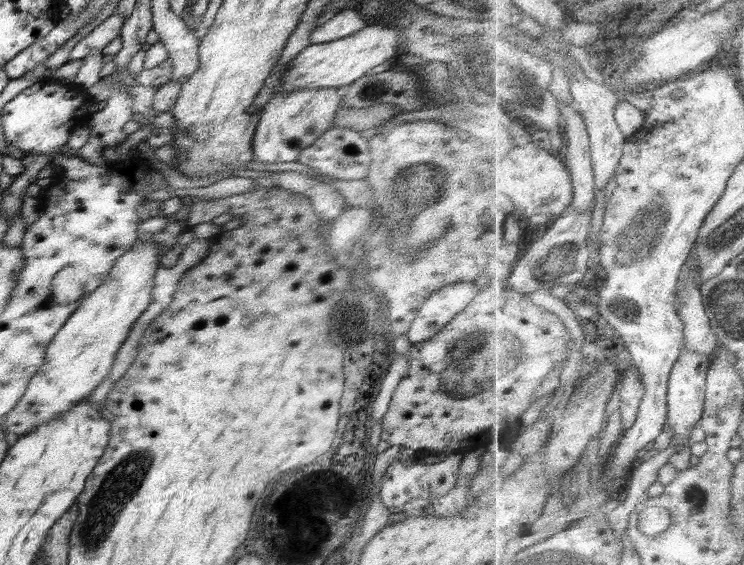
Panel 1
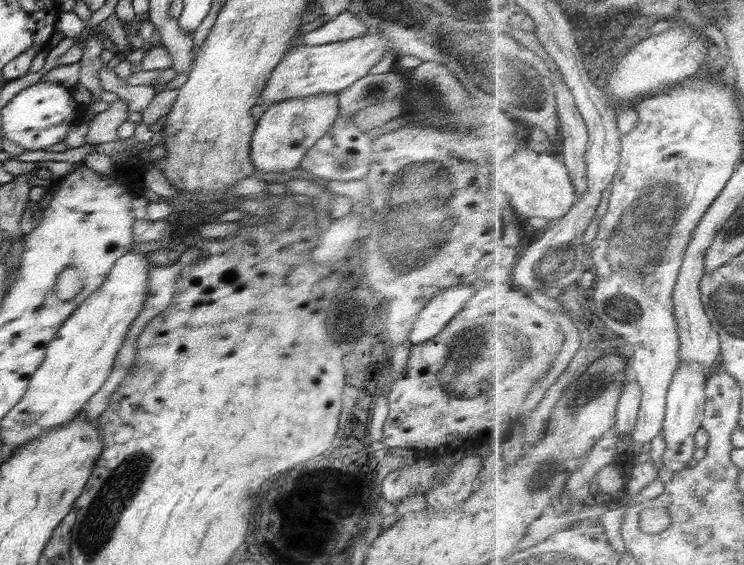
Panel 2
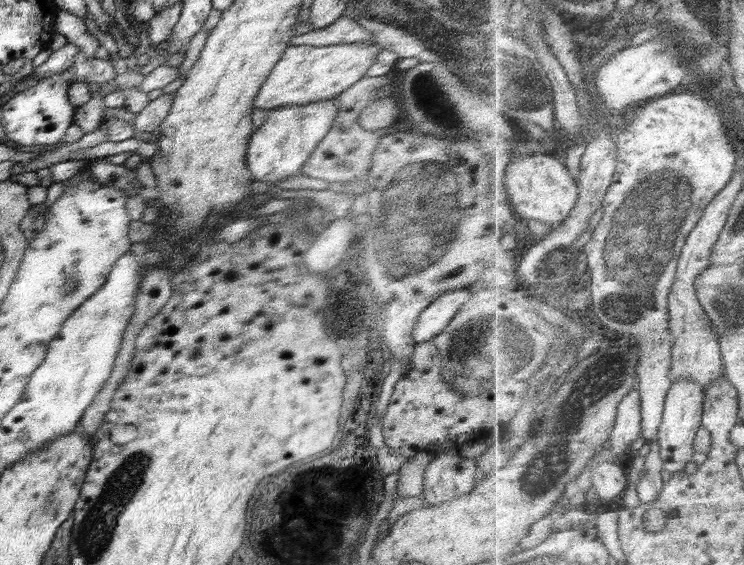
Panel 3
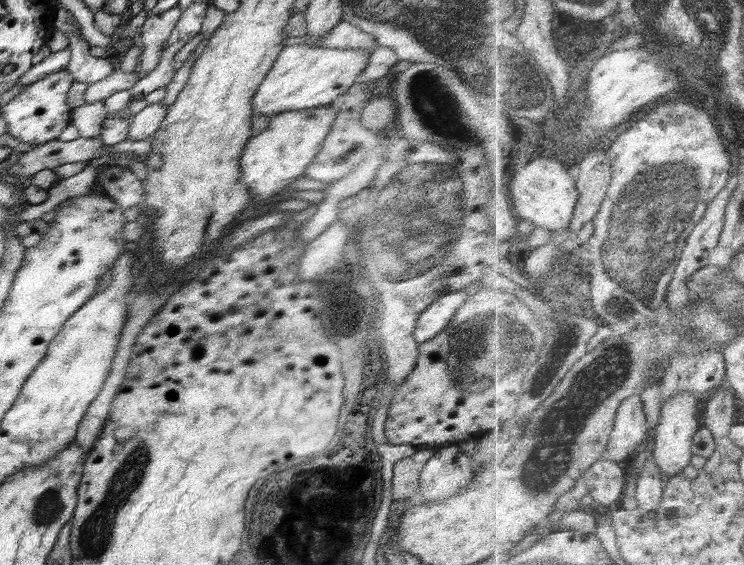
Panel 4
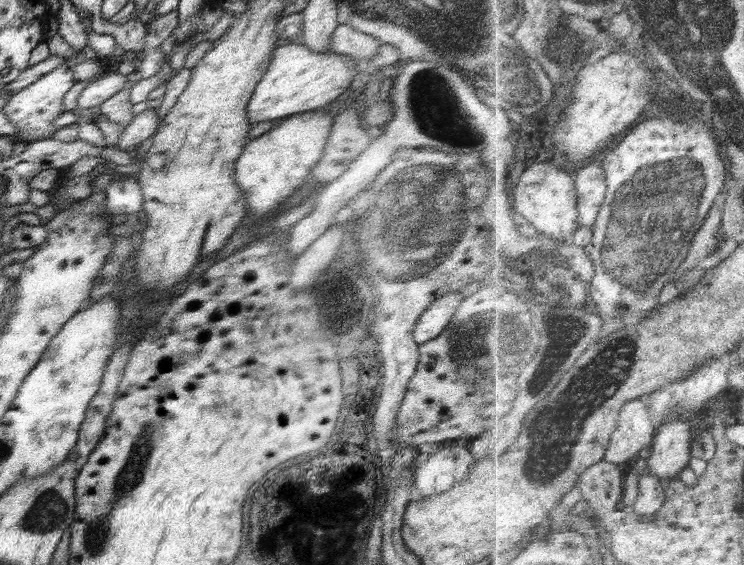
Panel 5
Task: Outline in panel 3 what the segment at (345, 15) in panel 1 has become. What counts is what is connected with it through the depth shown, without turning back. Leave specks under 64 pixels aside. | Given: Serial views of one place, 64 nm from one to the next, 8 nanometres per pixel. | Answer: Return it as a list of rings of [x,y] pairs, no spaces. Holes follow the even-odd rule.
[[[340,16],[330,26],[322,30],[309,30],[301,34],[296,42],[308,46],[336,46],[336,44],[360,44],[360,42],[373,42],[375,37],[364,26],[356,24],[347,16]]]

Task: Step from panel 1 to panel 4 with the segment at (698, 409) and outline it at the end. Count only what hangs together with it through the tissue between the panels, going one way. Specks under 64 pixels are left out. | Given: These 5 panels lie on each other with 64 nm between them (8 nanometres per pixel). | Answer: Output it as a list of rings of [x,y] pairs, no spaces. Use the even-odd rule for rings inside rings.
[[[684,390],[684,392],[676,394],[674,398],[670,398],[668,403],[664,404],[663,416],[657,428],[655,449],[653,450],[664,475],[678,475],[692,464],[692,458],[695,454],[695,438],[700,426],[702,426],[700,420],[698,420],[699,401],[700,398],[696,394],[692,394],[692,390]]]

